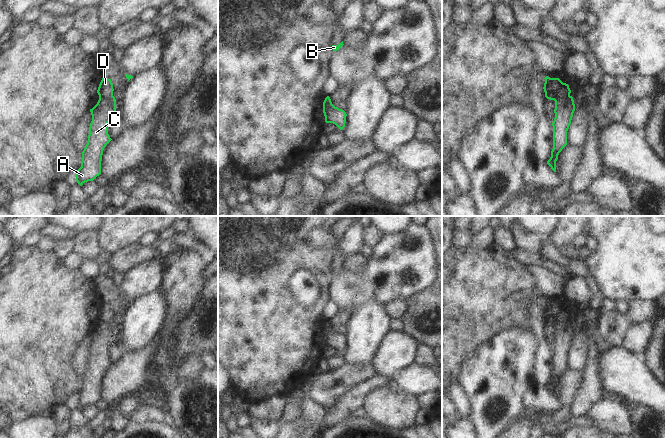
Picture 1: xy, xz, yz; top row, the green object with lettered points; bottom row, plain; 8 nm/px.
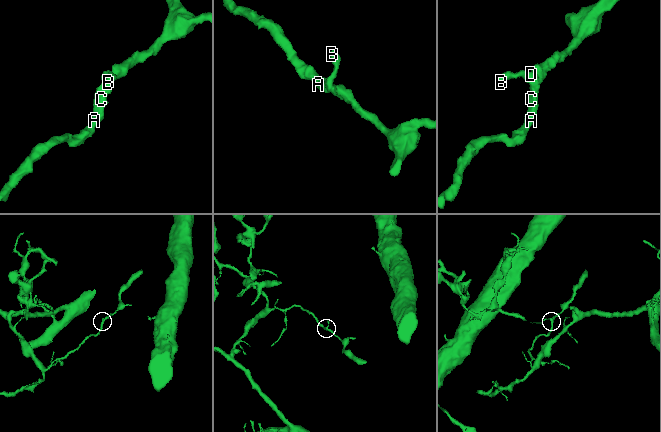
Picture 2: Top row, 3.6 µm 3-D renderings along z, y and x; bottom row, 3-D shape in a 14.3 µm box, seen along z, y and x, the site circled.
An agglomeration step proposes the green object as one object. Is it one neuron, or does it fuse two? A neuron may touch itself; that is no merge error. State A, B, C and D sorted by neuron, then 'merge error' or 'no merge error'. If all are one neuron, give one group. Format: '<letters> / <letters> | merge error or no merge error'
A C / B D | merge error

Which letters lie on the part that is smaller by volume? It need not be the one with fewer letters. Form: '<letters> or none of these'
B, D.

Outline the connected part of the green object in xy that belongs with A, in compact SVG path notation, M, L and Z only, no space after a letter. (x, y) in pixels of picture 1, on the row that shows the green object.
M99 98L97 104L90 109L92 121L89 127L87 144L82 152L81 167L76 172L76 181L82 186L93 181L101 174L103 150L112 140L108 134L108 122L116 120L116 99Z

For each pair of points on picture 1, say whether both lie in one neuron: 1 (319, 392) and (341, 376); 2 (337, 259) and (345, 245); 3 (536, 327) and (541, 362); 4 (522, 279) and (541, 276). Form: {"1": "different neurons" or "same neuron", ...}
{"1": "same neuron", "2": "different neurons", "3": "same neuron", "4": "different neurons"}

